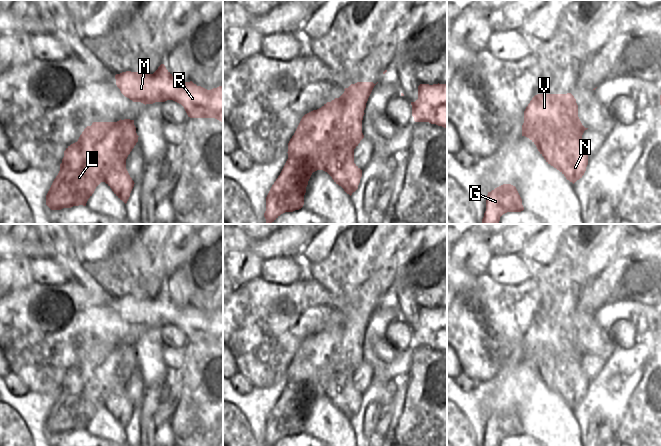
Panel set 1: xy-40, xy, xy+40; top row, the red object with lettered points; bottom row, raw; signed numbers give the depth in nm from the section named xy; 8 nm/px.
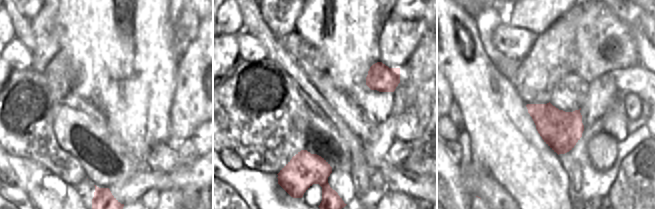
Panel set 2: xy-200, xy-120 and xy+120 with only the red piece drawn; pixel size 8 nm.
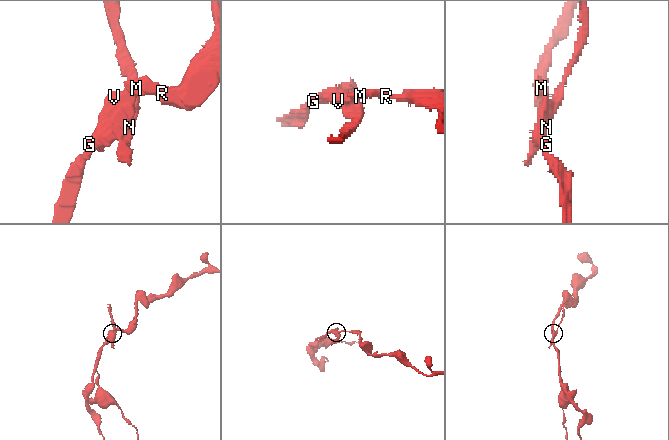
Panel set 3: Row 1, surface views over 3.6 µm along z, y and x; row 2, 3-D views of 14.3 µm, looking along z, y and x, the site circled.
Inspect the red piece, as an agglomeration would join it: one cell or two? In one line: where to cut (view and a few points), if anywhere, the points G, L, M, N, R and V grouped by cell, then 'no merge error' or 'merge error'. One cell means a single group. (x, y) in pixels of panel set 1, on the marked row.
cut xy (352, 89), (345, 91); groups G L N V / M R; merge error

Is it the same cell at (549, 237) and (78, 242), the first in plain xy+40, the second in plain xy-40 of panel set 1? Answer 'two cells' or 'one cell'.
two cells

